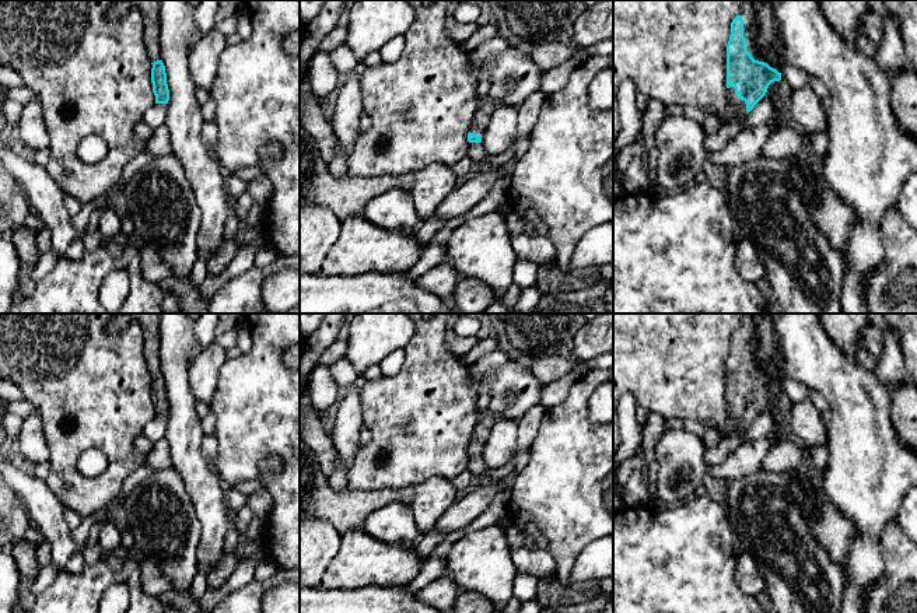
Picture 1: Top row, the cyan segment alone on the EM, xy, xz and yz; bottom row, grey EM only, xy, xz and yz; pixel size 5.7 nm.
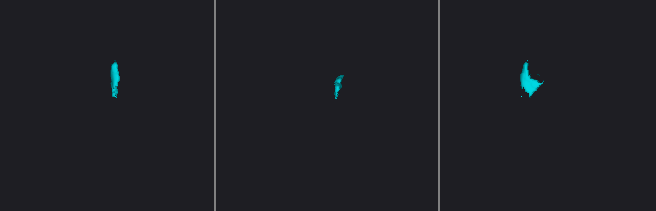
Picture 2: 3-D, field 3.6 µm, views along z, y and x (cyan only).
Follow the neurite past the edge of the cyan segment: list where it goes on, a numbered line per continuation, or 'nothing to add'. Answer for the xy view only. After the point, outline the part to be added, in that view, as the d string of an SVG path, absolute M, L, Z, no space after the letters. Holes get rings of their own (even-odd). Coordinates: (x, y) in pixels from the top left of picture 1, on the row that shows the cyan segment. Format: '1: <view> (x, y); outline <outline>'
1: xy (150, 10); outline M133 0L140 8L144 24L144 43L151 63L161 60L161 0Z

